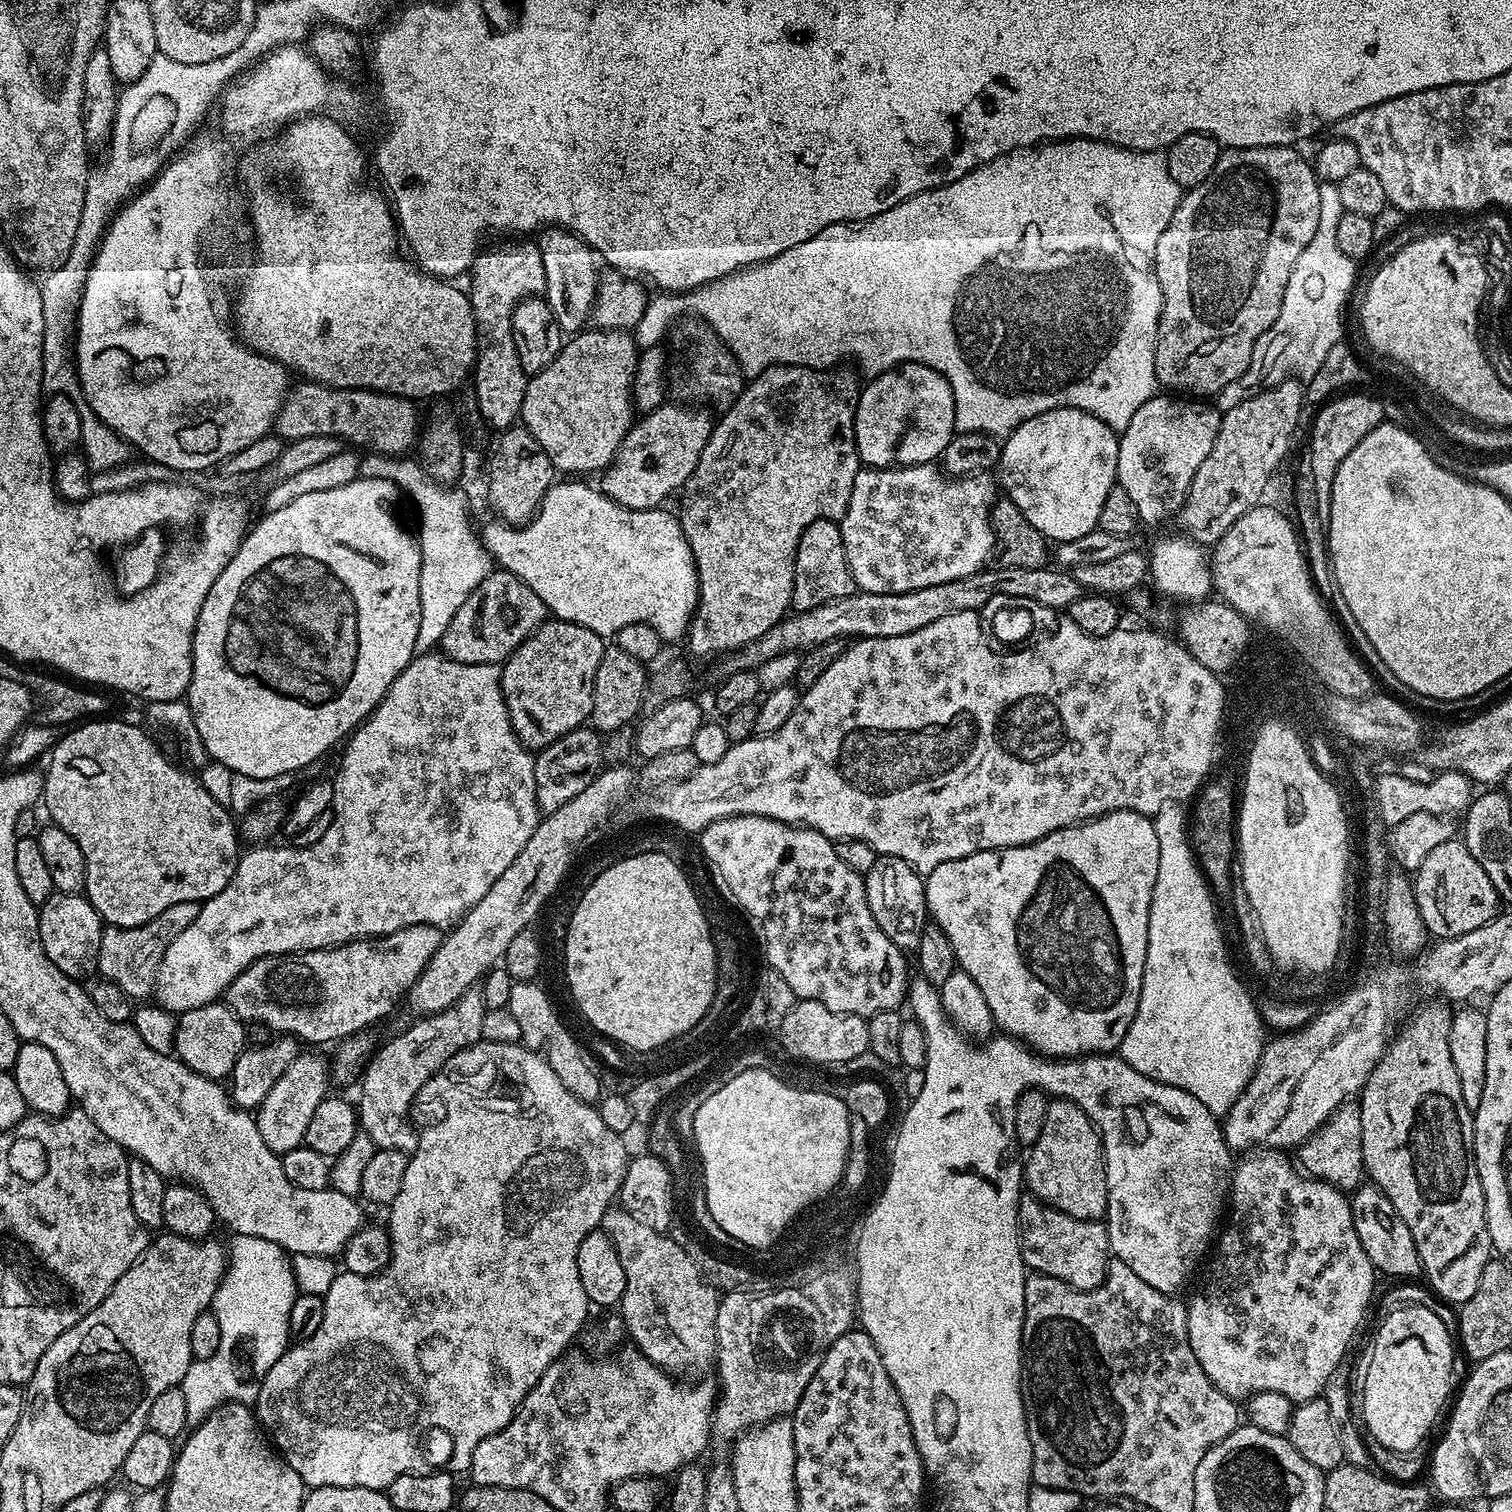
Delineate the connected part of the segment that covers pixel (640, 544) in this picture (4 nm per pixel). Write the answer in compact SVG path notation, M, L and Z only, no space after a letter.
M576 478L562 480L553 483L552 487L546 490L546 494L540 499L539 508L536 509L536 515L527 524L523 526L505 524L499 518L492 518L492 521L485 526L484 532L482 528L482 543L488 555L503 571L514 574L522 582L526 582L526 586L530 586L530 590L534 590L534 594L542 598L542 602L555 619L586 626L586 630L594 630L594 634L605 638L615 637L616 632L622 630L622 626L630 626L630 622L642 622L653 628L659 634L661 641L683 641L688 635L688 623L692 621L692 614L696 610L696 564L692 561L692 551L682 534L679 519L673 513L671 516L670 513L664 512L663 507L650 510L623 508L622 505L605 496L599 487L592 485L591 488L588 484L579 484L576 481L579 479Z

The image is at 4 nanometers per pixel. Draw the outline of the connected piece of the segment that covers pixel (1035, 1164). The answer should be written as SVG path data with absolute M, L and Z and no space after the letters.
M1053 1099L1046 1110L1046 1123L1038 1142L1030 1145L1028 1161L1023 1161L1027 1191L1051 1208L1070 1214L1070 1218L1103 1221L1108 1211L1108 1166L1104 1144L1090 1118L1074 1102Z

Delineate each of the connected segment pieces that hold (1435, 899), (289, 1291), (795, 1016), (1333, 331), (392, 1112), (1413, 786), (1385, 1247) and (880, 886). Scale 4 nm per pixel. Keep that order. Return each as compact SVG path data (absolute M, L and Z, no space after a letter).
M1460 838L1442 842L1442 846L1422 858L1422 866L1414 873L1414 887L1422 922L1433 937L1442 940L1458 938L1470 934L1470 930L1478 930L1478 926L1486 926L1502 908L1494 882L1490 882L1486 870L1478 866L1478 858L1466 850Z
M233 1235L231 1239L232 1245L229 1243L226 1248L228 1266L220 1279L220 1286L212 1300L210 1311L218 1318L218 1326L222 1326L222 1330L229 1337L247 1335L254 1340L257 1369L268 1372L270 1366L274 1366L274 1362L278 1362L278 1358L282 1358L282 1354L290 1347L290 1306L294 1306L298 1295L296 1279L292 1273L292 1261L289 1253L274 1242L266 1242L266 1238Z
M797 999L793 1009L786 1015L780 1034L786 1036L786 1043L802 1054L800 1060L816 1064L848 1064L852 1059L868 1052L870 1036L867 1033L867 1019L848 1013L835 1013L820 1002Z
M1332 182L1321 183L1320 186L1320 213L1318 214L1318 230L1314 230L1314 238L1310 238L1310 246L1302 250L1298 262L1294 262L1294 274L1290 274L1290 282L1286 286L1286 294L1282 298L1282 310L1278 314L1276 324L1254 342L1254 354L1250 358L1247 372L1240 377L1239 387L1244 387L1245 393L1259 392L1269 385L1280 384L1289 378L1307 378L1312 376L1326 354L1334 345L1341 343L1344 332L1344 307L1348 304L1348 295L1356 284L1357 261L1346 258L1342 250L1336 245L1336 227L1338 218L1345 212L1342 198L1338 194L1336 184Z
M420 1018L414 1023L416 1024L402 1033L401 1036L394 1037L385 1048L383 1045L375 1053L375 1056L364 1070L362 1079L359 1081L359 1084L361 1084L358 1115L363 1135L369 1136L376 1148L398 1150L405 1154L411 1154L418 1145L417 1129L412 1129L412 1124L408 1121L408 1111L411 1110L416 1095L419 1097L423 1093L424 1087L428 1084L428 1079L447 1060L454 1058L456 1052L468 1048L471 1044L477 1044L482 1039L480 1034L482 1022L478 1022L476 1019L468 1026L466 1024L451 1024L450 1022L434 1022L431 1018Z
M1392 770L1392 772L1384 772L1374 780L1374 801L1377 813L1385 825L1391 826L1398 822L1403 822L1406 818L1410 818L1410 814L1434 814L1435 816L1442 816L1448 818L1456 818L1461 814L1467 812L1468 807L1472 804L1474 799L1473 781L1469 780L1461 772L1436 772L1430 782L1423 784L1422 782L1410 782L1410 778L1402 778L1399 771Z
M1361 1183L1360 1187L1351 1193L1350 1203L1354 1230L1358 1230L1358 1242L1362 1242L1362 1250L1366 1250L1366 1258L1376 1268L1377 1273L1388 1276L1404 1276L1400 1278L1416 1278L1421 1275L1418 1246L1414 1246L1414 1238L1410 1238L1410 1229L1406 1222L1398 1218L1394 1210L1394 1202L1386 1198L1386 1194L1377 1184Z
M877 855L874 866L864 876L864 885L866 886L866 898L870 902L870 914L874 914L874 922L882 926L882 934L890 938L903 950L914 950L920 941L920 934L926 923L926 909L924 907L924 881L925 877L920 876L902 858L893 856Z

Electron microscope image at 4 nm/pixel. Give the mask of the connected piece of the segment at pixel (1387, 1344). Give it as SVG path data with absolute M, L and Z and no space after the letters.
M1401 1304L1389 1312L1392 1313L1381 1322L1372 1340L1372 1357L1364 1376L1363 1427L1382 1446L1401 1452L1425 1443L1423 1440L1435 1426L1444 1403L1446 1408L1453 1395L1454 1338L1442 1326L1442 1318L1426 1310L1426 1306Z

